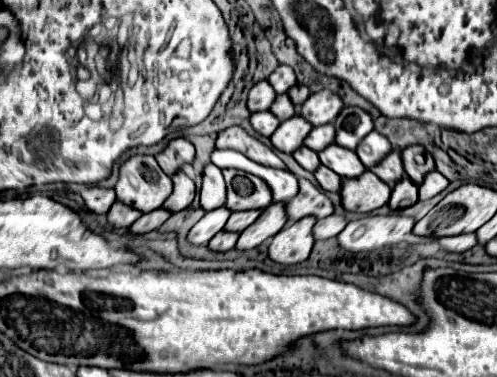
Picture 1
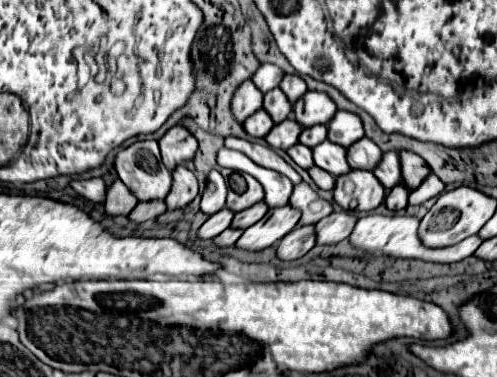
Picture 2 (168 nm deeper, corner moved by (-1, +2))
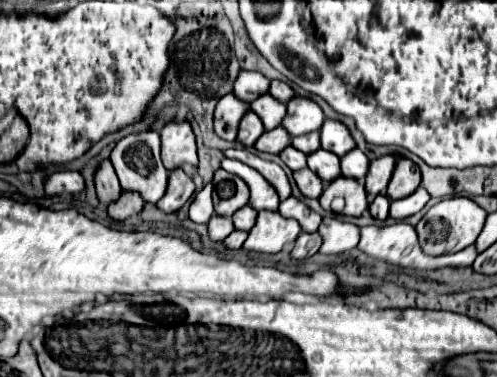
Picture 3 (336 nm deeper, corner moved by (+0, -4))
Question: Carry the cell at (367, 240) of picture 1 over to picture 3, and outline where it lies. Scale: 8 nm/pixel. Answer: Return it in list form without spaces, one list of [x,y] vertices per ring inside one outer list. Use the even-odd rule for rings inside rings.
[[[395,222],[391,226],[383,226],[383,228],[379,228],[379,226],[363,226],[361,228],[361,240],[359,240],[357,248],[361,252],[365,252],[367,256],[371,256],[371,258],[377,258],[377,260],[401,266],[401,268],[413,268],[413,270],[437,270],[437,268],[445,268],[445,266],[463,268],[463,266],[471,266],[475,256],[477,256],[475,246],[467,246],[467,248],[459,250],[457,254],[447,254],[447,256],[439,256],[439,258],[427,256],[427,254],[423,254],[421,246],[417,242],[415,228],[411,224],[407,224],[407,222]]]

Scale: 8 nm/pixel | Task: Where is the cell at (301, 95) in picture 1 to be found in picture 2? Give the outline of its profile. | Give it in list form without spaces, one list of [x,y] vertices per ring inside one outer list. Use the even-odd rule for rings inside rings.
[[[286,74],[284,78],[282,78],[282,82],[280,82],[280,90],[286,94],[286,98],[294,104],[300,96],[304,96],[304,92],[308,90],[306,88],[306,82],[298,76],[298,74]]]

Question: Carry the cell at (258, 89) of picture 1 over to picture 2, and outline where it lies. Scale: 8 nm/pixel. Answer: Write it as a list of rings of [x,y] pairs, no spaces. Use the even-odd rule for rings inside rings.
[[[244,80],[232,96],[232,114],[242,124],[248,116],[262,108],[262,92],[252,84],[252,80]]]

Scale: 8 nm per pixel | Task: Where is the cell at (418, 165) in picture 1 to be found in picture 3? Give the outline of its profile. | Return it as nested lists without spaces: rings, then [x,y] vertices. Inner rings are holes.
[[[399,158],[393,178],[387,186],[387,196],[391,200],[399,200],[403,196],[413,194],[421,184],[421,170],[415,162],[407,160],[407,158]]]

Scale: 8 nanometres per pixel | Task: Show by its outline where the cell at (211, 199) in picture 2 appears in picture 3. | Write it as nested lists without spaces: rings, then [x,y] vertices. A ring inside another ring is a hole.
[[[207,184],[201,192],[195,194],[195,200],[191,202],[189,208],[189,218],[193,222],[201,222],[207,224],[209,218],[213,216],[213,184]]]

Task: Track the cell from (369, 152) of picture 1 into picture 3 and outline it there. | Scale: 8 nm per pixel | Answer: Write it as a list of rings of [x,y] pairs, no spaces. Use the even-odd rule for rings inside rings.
[[[353,148],[351,152],[347,152],[341,158],[341,172],[347,178],[355,178],[355,180],[363,182],[365,174],[369,172],[369,164],[371,164],[371,160],[359,148]]]

